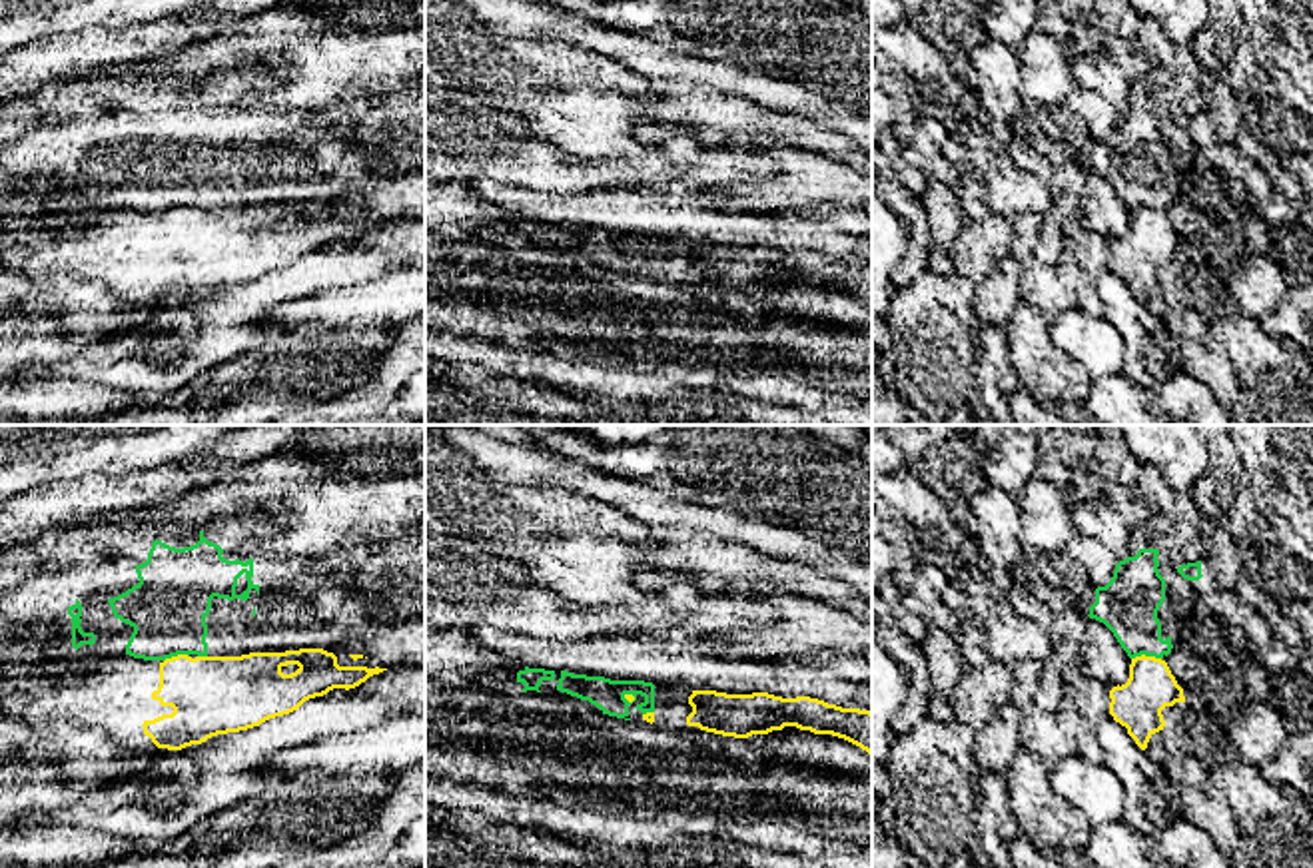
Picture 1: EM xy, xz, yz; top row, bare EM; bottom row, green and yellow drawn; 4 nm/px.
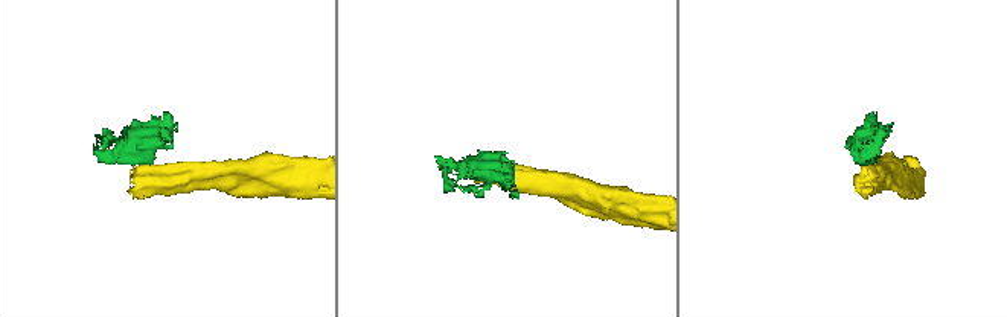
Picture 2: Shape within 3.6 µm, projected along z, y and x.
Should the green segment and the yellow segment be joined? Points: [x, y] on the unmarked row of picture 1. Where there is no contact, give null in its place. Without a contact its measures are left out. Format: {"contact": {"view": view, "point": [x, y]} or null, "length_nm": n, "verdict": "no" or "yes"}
{"contact": {"view": "yz", "point": [1146, 208]}, "length_nm": 120, "verdict": "no"}

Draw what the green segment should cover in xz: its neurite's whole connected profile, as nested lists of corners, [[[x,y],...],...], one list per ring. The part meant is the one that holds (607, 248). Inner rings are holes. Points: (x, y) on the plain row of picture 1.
[[[529,221],[517,225],[517,235],[523,235],[527,243],[539,243],[543,233],[557,233],[557,243],[589,253],[603,267],[625,271],[629,269],[629,255],[625,249],[633,247],[635,253],[641,247],[645,253],[637,257],[643,267],[655,265],[655,237],[645,233],[611,233],[605,229],[573,227],[567,223]]]

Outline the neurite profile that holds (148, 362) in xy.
[[[315,249],[259,279],[218,287],[186,303],[158,305],[148,327],[100,337],[50,367],[28,365],[20,379],[80,379],[162,397],[214,365],[281,335],[267,321],[283,301],[317,295],[329,287],[367,283],[423,263],[425,255]]]

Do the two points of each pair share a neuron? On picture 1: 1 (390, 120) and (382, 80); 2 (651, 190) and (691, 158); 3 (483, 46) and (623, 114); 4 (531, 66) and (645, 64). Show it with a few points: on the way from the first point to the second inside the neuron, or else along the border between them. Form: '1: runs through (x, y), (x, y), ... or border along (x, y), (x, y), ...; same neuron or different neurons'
1: border along (404, 86), (366, 98); different neurons
2: runs through (661, 186), (681, 166); same neuron
3: runs through (521, 76), (599, 78); same neuron
4: border along (577, 42), (609, 56), (625, 70); different neurons

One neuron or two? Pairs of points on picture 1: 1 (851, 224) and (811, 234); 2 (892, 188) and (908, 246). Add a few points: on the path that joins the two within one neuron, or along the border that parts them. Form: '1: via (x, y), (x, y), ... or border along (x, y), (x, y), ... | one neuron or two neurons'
1: border along (837, 228), (851, 236) | two neurons
2: via (904, 202), (912, 214), (914, 232) | one neuron

